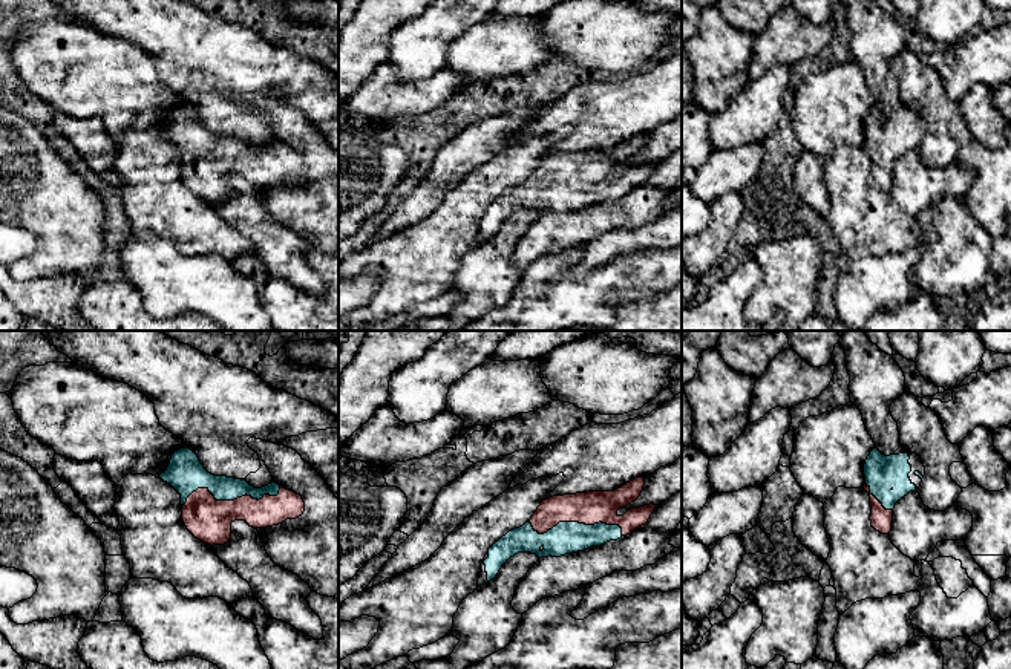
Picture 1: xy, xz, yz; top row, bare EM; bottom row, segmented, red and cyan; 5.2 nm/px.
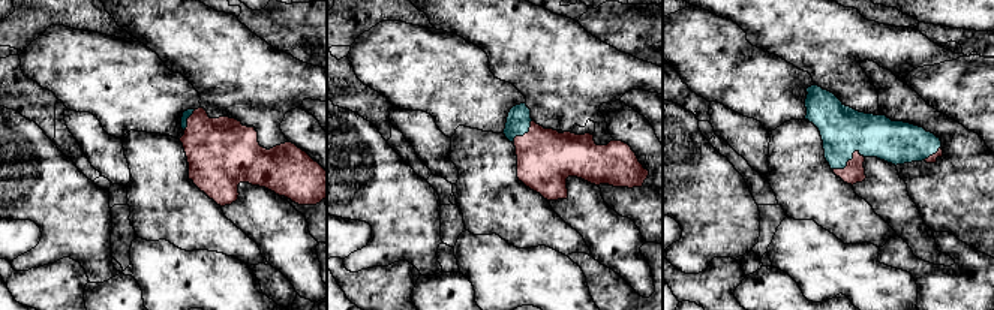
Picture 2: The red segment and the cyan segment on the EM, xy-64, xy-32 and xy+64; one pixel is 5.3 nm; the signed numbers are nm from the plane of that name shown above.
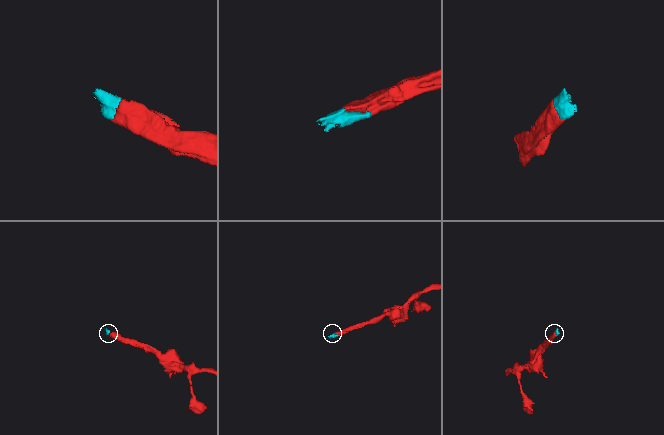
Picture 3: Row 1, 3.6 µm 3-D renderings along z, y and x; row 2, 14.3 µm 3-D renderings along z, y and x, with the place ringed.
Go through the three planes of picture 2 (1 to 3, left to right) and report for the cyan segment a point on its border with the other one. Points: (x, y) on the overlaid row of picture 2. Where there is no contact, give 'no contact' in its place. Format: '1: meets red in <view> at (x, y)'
1: meets red in xy-64 at (188, 120)
2: meets red in xy-32 at (525, 134)
3: meets red in xy+64 at (849, 160)

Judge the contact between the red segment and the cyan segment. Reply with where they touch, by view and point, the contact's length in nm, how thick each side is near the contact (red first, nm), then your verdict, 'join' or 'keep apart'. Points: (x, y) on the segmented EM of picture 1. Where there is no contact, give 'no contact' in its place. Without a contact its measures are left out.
meets red in xy at (232, 501); contact 550 nm long; 220 nm thick on the red side, 150 nm on the other; join

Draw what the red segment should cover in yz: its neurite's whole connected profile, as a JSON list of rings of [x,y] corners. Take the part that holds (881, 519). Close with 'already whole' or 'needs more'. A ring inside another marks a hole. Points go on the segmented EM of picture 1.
[[[876,447],[864,464],[864,491],[870,496],[872,527],[881,534],[890,534],[893,508],[910,491],[918,491],[925,467],[919,455],[899,447],[885,456]]] | needs more

